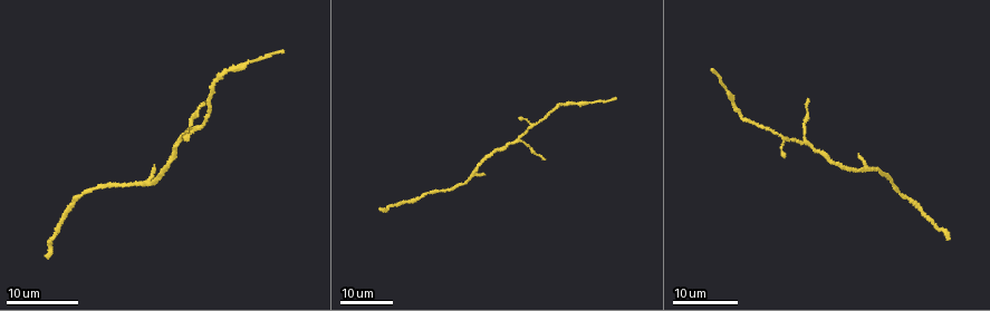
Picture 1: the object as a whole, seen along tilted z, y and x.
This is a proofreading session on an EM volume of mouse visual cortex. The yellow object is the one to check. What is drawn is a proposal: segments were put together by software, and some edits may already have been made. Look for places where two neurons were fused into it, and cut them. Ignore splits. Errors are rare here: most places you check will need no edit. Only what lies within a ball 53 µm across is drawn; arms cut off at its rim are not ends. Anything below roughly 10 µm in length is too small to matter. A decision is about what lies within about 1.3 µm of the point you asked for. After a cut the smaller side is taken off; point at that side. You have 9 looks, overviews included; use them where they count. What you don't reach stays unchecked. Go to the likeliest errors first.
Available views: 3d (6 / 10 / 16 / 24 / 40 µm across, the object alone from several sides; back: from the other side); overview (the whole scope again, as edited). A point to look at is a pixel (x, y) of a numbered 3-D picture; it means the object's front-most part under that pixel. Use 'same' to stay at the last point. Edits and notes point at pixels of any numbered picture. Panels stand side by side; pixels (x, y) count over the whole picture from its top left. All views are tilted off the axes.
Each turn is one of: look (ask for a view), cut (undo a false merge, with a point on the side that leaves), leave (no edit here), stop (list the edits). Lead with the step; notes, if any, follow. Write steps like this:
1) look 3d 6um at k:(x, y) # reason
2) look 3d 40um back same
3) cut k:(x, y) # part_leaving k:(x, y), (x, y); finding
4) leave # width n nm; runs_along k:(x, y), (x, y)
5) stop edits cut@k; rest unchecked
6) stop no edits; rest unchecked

look 3d 24um at 1:(832, 160)

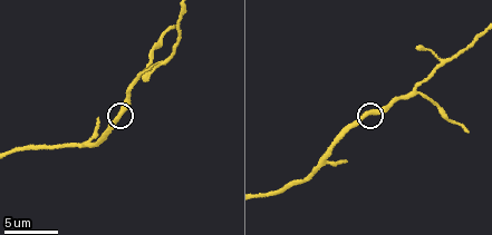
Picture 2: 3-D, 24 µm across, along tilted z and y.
look 3d 6um at 2:(369, 114) # closer look

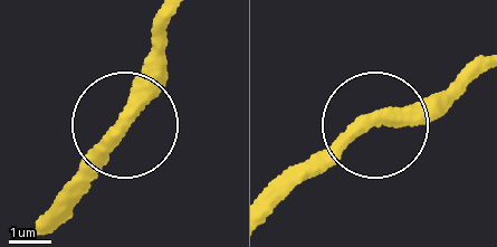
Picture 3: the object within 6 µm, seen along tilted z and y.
leave # width 330 nm; runs_along 3:(366, 122), (454, 89); continuous, no second neuron

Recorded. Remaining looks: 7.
look 3d 10um at 2:(416, 90) # sudden change in width

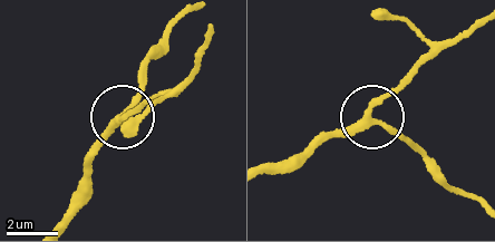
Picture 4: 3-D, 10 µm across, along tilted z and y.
leave # runs_along 4:(271, 163), (369, 119), (400, 89), (418, 60); one neuron here

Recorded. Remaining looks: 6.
look 3d 10um at 2:(178, 18) # sudden change in width

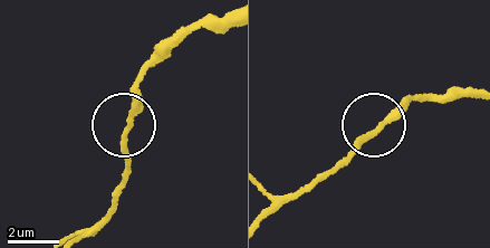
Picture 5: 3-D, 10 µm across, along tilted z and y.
leave # width 220 nm; runs_along 5:(98, 230), (121, 191), (123, 130), (141, 72); one neuron here

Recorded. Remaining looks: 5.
look 3d 10um at 2:(270, 193)

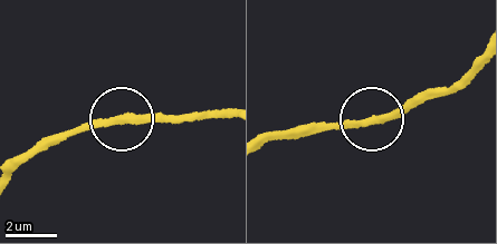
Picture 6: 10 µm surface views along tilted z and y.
leave # runs_along 6:(478, 62), (450, 89), (385, 119), (299, 137); continuous, no second neuron

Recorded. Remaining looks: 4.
stop no edits; rest unchecked

